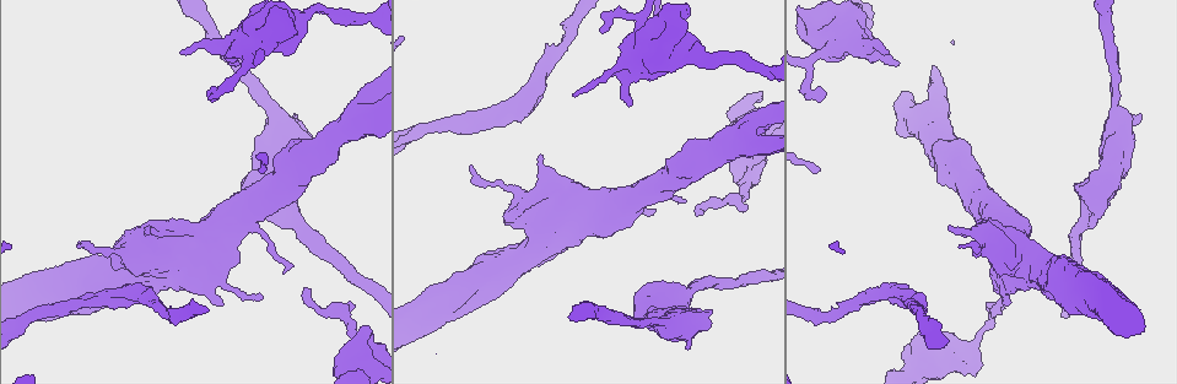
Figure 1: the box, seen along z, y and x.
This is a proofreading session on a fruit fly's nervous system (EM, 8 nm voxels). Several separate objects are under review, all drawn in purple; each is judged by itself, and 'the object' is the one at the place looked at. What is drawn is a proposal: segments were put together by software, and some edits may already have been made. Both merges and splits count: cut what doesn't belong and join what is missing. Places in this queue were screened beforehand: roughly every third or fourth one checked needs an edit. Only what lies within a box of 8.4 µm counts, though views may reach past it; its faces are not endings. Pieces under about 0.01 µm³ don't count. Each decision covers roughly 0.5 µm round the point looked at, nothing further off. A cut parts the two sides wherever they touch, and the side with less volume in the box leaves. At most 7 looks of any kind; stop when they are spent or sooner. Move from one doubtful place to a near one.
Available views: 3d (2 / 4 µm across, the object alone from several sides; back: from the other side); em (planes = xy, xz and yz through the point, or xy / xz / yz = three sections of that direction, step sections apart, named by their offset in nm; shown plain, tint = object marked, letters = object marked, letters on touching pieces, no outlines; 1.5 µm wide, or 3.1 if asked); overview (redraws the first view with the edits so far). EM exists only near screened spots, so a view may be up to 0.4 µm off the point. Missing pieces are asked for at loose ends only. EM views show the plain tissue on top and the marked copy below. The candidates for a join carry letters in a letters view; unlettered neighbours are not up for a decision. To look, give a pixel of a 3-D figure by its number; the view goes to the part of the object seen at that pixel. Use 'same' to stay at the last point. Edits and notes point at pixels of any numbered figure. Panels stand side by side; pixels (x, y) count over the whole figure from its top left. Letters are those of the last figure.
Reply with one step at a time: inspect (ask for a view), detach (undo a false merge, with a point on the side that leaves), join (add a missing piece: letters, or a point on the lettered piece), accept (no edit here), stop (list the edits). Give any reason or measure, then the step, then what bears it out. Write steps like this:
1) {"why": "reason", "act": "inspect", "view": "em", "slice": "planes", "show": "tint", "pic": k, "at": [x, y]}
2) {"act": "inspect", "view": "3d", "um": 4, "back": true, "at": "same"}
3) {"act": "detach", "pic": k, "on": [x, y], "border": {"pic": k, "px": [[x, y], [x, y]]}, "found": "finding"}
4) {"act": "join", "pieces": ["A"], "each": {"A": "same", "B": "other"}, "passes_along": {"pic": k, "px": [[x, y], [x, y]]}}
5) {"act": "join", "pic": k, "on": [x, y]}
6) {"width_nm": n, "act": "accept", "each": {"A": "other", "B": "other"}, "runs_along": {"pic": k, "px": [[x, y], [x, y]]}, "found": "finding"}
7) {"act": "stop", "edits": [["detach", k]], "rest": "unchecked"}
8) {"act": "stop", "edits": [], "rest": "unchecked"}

{"act": "inspect", "view": "em", "slice": "planes", "show": "letters", "pic": 1, "at": [76, 245]}

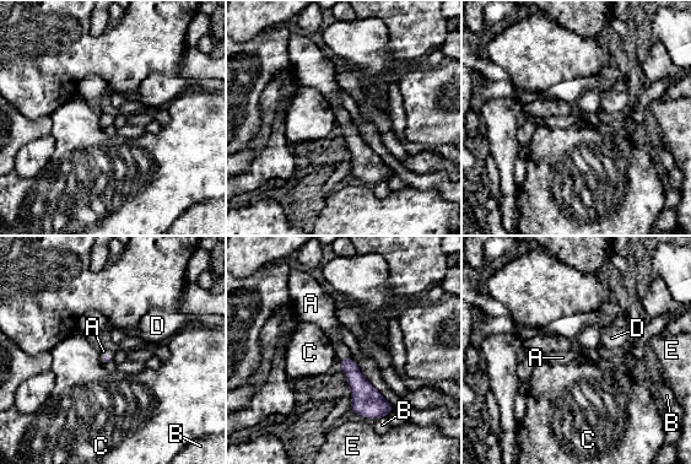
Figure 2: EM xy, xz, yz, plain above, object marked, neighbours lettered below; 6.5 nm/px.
{"act": "join", "pieces": ["A"], "each": {"A": "same", "B": "other", "C": "other", "D": "other", "E": "other"}, "passes_along": {"pic": 2, "px": [[361, 388], [341, 356], [328, 323]]}, "found": "it goes on there"}

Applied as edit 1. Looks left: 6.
{"why": "redraw", "act": "inspect", "view": "overview"}

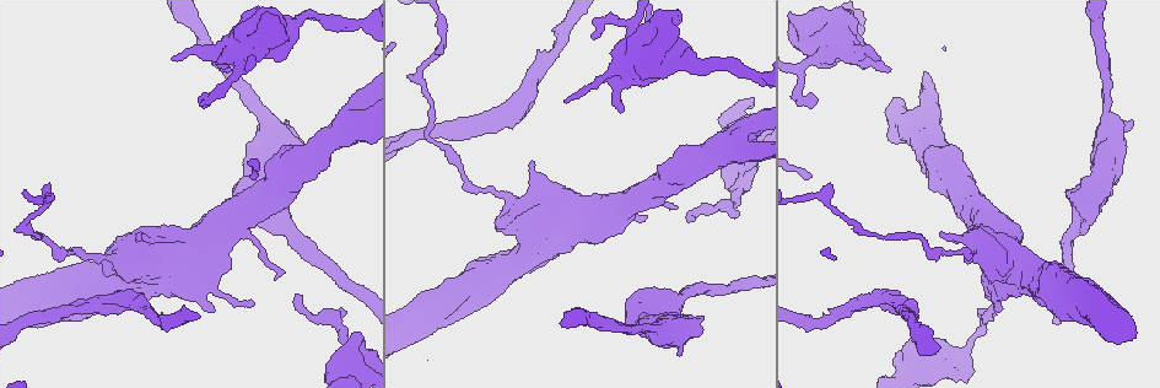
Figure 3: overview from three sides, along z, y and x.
{"why": "free end", "act": "inspect", "view": "3d", "um": 4, "pic": 3, "at": [829, 62]}

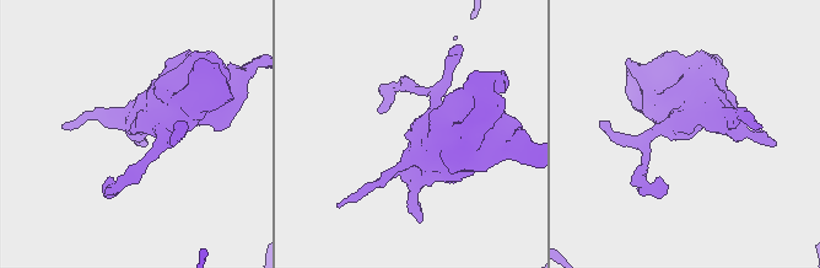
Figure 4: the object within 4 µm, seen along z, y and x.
{"why": "need the tissue", "act": "inspect", "view": "em", "slice": "yz", "step": 8, "show": "letters", "pic": 4, "at": [690, 132]}

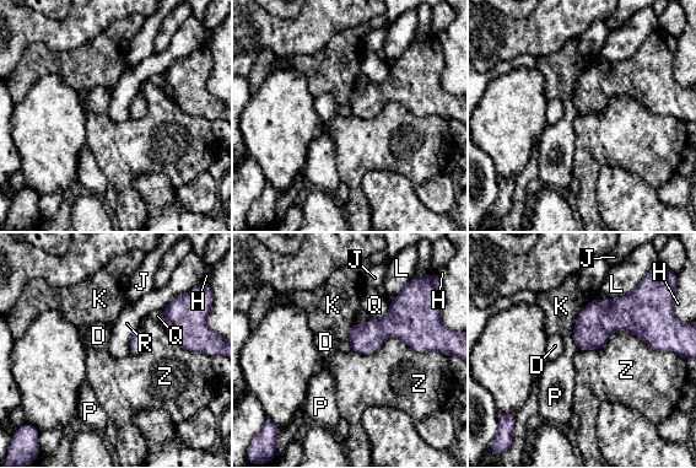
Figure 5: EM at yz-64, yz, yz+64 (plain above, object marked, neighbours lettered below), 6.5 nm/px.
{"act": "accept", "each": {"D": "other", "H": "other", "J": "other", "K": "other", "L": "other", "P": "other", "Q": "other", "R": "other", "Z": "other"}, "border": {"pic": 5, "px": [[580, 350], [631, 332], [685, 359]]}, "found": "none of them fits"}

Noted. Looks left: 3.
{"why": "free end", "act": "inspect", "view": "3d", "um": 4, "back": true, "pic": 3, "at": [1130, 122]}

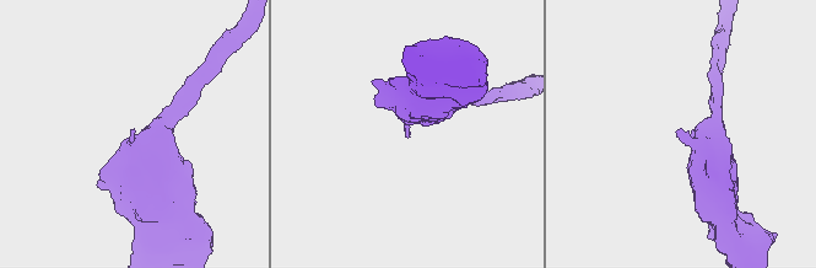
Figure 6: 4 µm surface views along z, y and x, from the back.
{"why": "shape alone is not enough", "act": "inspect", "view": "em", "slice": "xy", "step": 8, "show": "letters", "pic": 6, "at": [134, 131]}

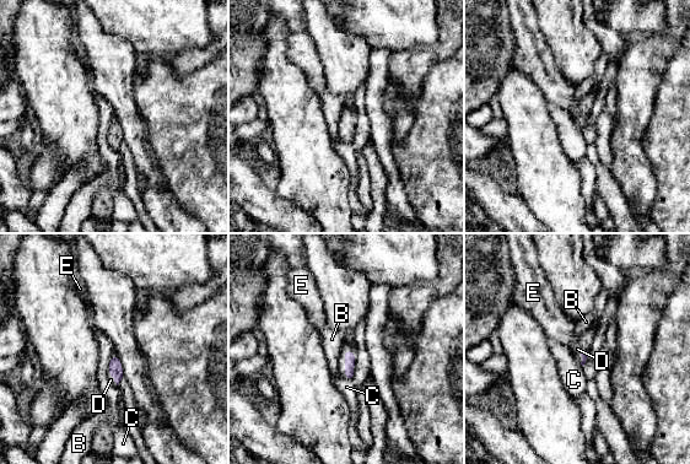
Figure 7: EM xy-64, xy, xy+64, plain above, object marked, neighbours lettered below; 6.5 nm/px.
{"act": "join", "pieces": ["D"], "each": {"B": "other", "C": "other", "D": "same", "E": "other"}, "passes_along": {"pic": 7, "px": [[350, 359], [345, 362], [349, 343]]}, "found": "it goes on there"}

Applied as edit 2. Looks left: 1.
{"act": "stop", "edits": [["join", 2], ["join", 7]], "rest": "unchecked"}

